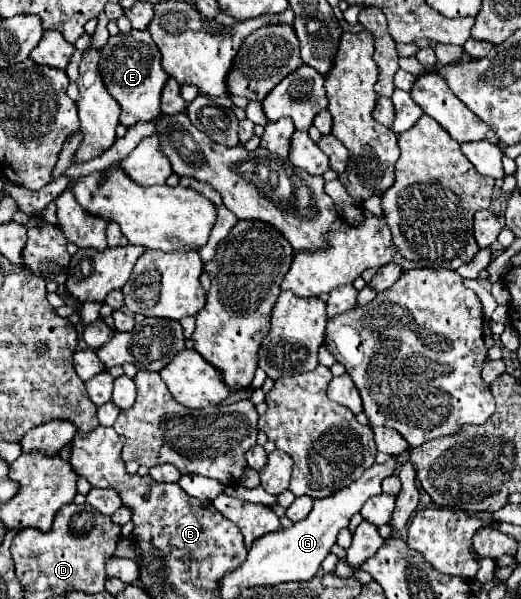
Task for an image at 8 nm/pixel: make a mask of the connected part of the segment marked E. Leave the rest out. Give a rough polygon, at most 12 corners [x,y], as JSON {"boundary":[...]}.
{"boundary":[[147,31],[117,33],[99,73],[133,127],[161,113],[169,75]]}

